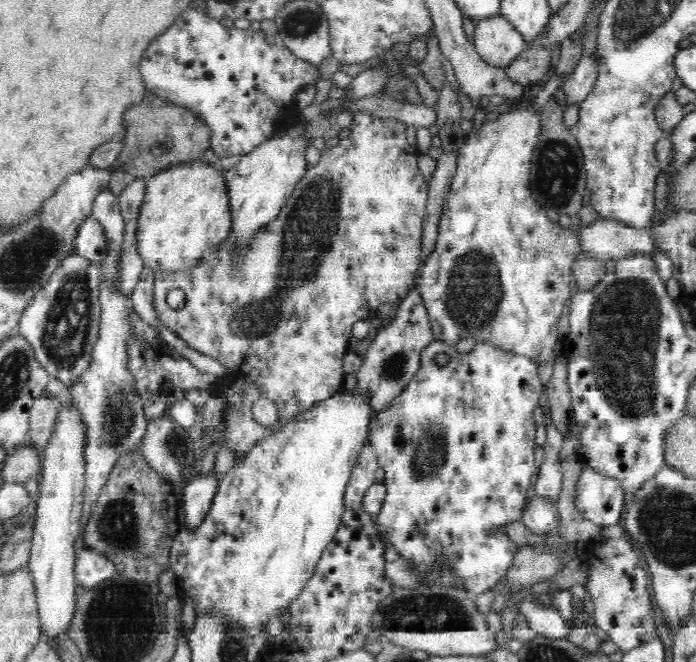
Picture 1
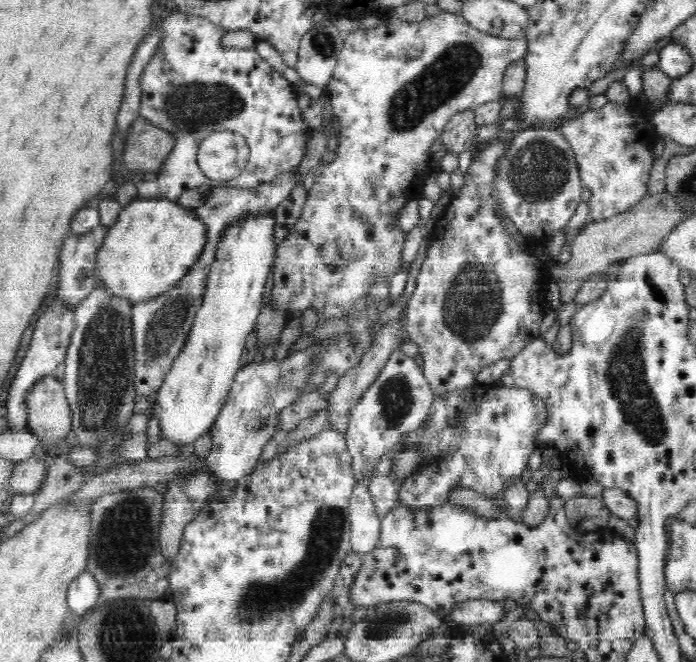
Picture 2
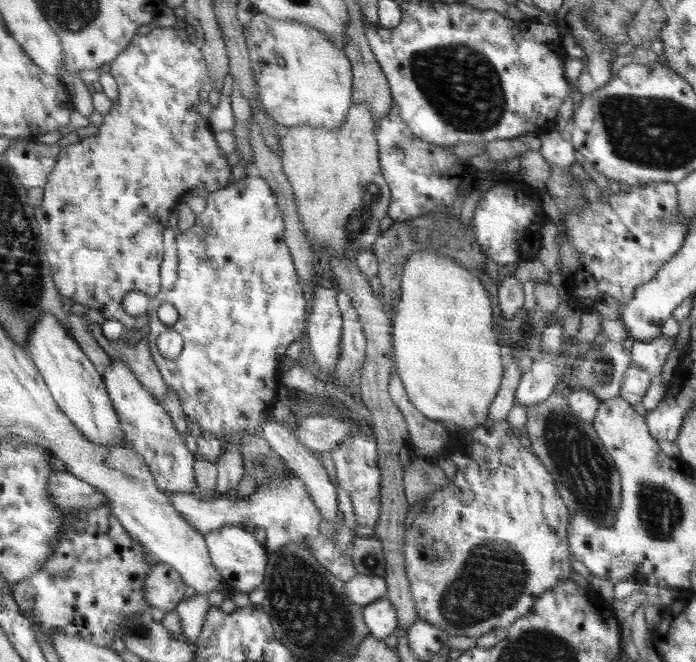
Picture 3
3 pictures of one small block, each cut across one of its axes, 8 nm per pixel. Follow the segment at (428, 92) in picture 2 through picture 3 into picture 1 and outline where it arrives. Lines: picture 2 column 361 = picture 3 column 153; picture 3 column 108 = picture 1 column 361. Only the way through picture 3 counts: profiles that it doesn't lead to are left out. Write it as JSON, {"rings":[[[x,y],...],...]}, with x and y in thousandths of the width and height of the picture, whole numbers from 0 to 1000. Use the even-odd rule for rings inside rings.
{"rings":[[[507,171],[507,190],[504,192],[504,202],[499,210],[491,210],[489,215],[474,225],[466,224],[461,230],[460,239],[455,243],[455,248],[445,248],[444,252],[438,257],[437,266],[427,272],[425,278],[422,278],[422,284],[420,284],[421,290],[417,298],[408,305],[408,310],[404,311],[402,319],[394,326],[392,332],[388,332],[382,340],[375,340],[374,346],[369,346],[368,352],[358,353],[356,358],[345,358],[343,353],[330,353],[328,358],[323,360],[322,364],[318,364],[316,369],[310,369],[310,375],[306,378],[305,382],[300,382],[297,387],[293,387],[293,391],[289,391],[283,396],[282,400],[276,402],[273,406],[227,406],[221,414],[221,435],[218,435],[218,465],[224,470],[224,482],[227,482],[227,488],[230,494],[239,495],[244,503],[250,506],[250,512],[256,515],[261,515],[267,520],[267,524],[282,529],[302,541],[307,541],[316,547],[316,551],[322,554],[322,562],[316,565],[316,568],[310,569],[310,576],[306,577],[306,583],[303,585],[302,591],[296,591],[296,598],[313,598],[316,601],[322,601],[323,613],[320,618],[320,624],[318,625],[318,637],[322,639],[322,653],[319,653],[319,659],[316,659],[316,665],[310,672],[310,681],[315,681],[316,677],[319,680],[328,680],[333,689],[336,689],[336,698],[343,699],[351,689],[361,681],[361,677],[365,677],[376,663],[382,663],[384,659],[388,659],[397,650],[405,647],[409,640],[414,640],[414,636],[422,634],[425,631],[425,625],[434,622],[437,619],[443,619],[450,610],[460,604],[466,604],[471,601],[471,598],[477,598],[480,592],[493,580],[496,574],[496,562],[493,557],[494,542],[500,533],[500,517],[507,509],[506,495],[509,495],[507,489],[511,489],[514,483],[522,483],[532,474],[537,476],[539,468],[546,462],[546,459],[553,456],[572,456],[576,453],[583,441],[593,431],[596,431],[599,424],[599,414],[606,403],[609,396],[608,391],[608,366],[606,353],[608,353],[608,338],[609,338],[609,323],[614,311],[614,299],[615,299],[615,276],[612,269],[603,266],[603,255],[601,255],[601,242],[598,240],[602,234],[602,228],[598,221],[592,222],[583,216],[583,205],[580,199],[580,186],[570,183],[569,180],[559,178],[559,180],[545,180],[536,175],[529,174],[529,171]],[[244,438],[261,438],[264,441],[264,462],[261,465],[244,465],[241,456],[239,455],[239,447],[241,447],[241,441]],[[342,574],[348,574],[351,577],[351,586],[348,586],[348,607],[345,607],[345,613],[342,616],[336,613],[326,613],[326,603],[325,595],[322,594],[322,583],[325,580],[332,582],[333,579],[342,577]],[[382,600],[388,604],[397,607],[397,616],[399,618],[399,631],[397,631],[397,637],[394,640],[388,640],[385,644],[379,644],[376,640],[371,640],[366,636],[366,631],[361,625],[361,607],[368,604],[368,601]]]}

